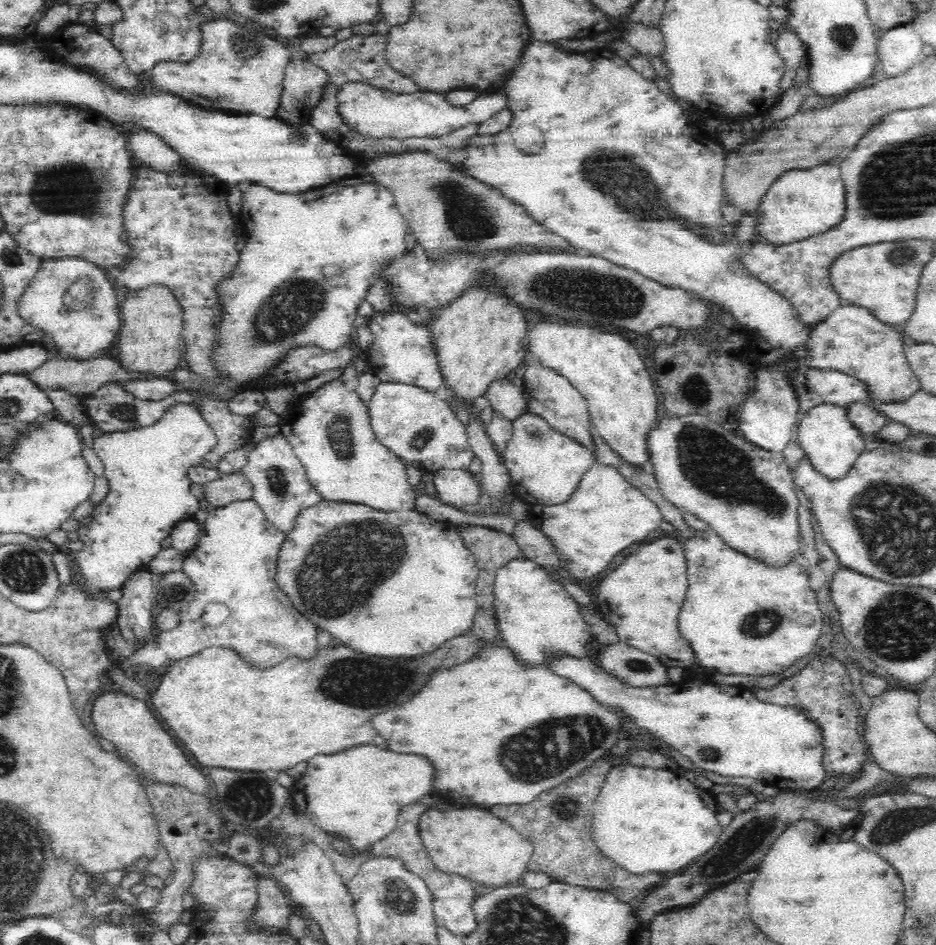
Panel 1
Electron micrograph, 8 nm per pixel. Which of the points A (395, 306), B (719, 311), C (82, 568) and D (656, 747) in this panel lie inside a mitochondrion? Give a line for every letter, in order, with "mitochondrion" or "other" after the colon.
A: other
B: other
C: other
D: other

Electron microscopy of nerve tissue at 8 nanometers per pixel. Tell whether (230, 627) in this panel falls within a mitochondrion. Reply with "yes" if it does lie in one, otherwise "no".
no

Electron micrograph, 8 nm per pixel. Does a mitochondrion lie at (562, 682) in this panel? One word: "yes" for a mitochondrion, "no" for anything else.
no

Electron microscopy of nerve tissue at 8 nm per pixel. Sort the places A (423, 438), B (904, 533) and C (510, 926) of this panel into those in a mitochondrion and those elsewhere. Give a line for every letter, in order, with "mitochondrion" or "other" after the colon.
A: mitochondrion
B: mitochondrion
C: mitochondrion

